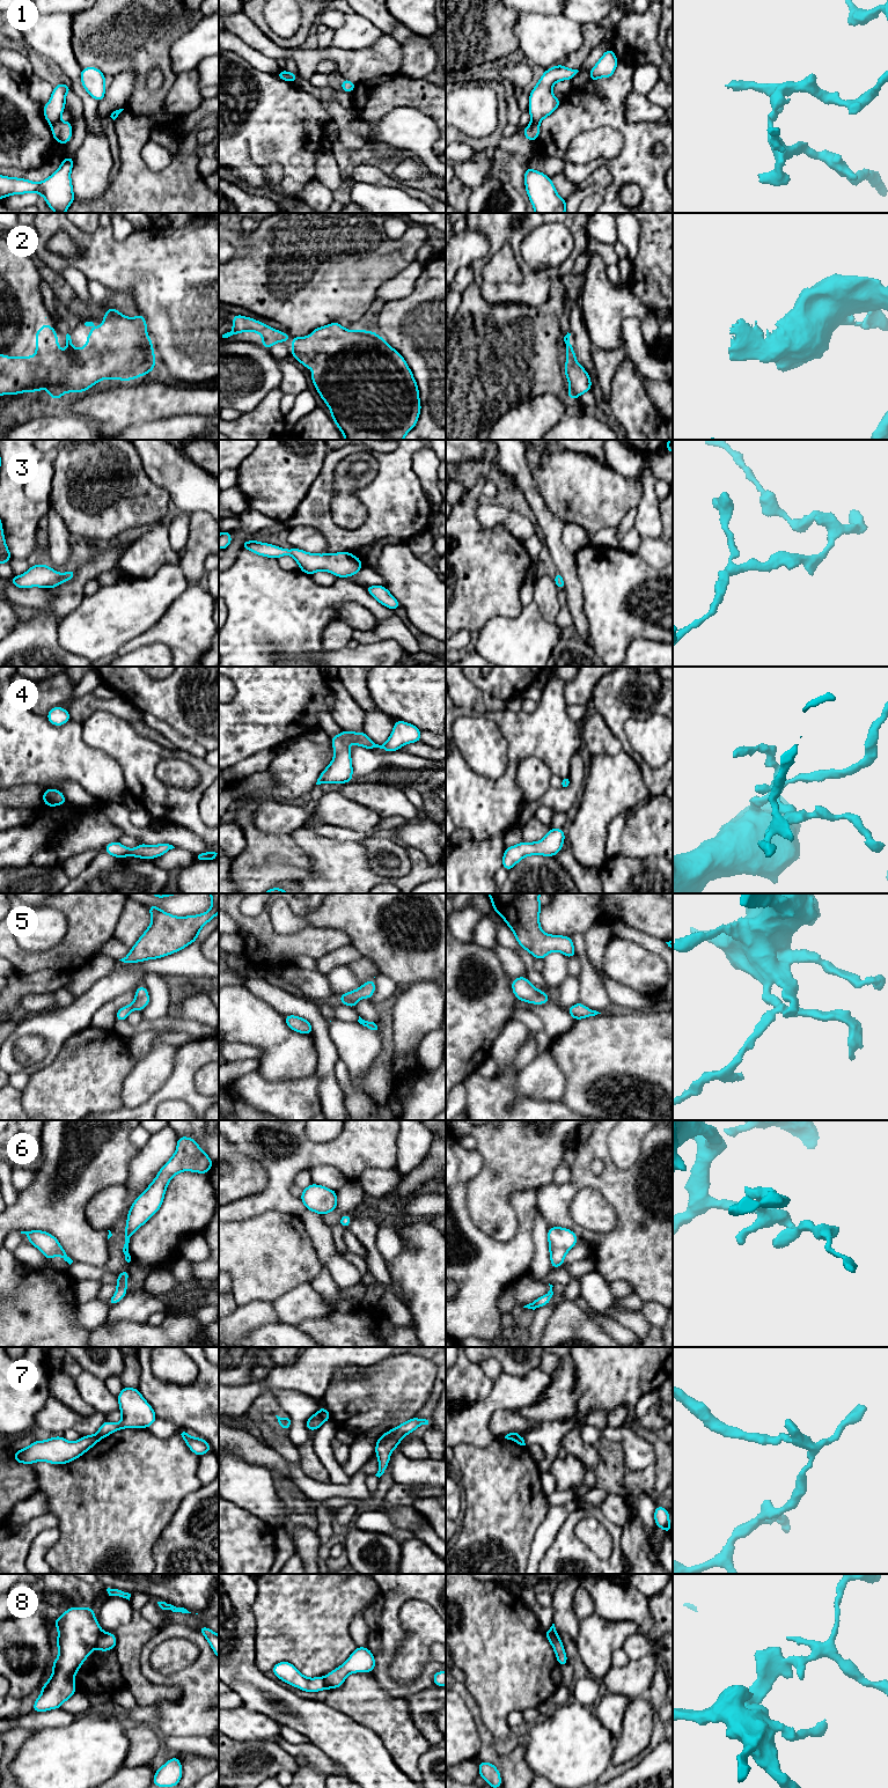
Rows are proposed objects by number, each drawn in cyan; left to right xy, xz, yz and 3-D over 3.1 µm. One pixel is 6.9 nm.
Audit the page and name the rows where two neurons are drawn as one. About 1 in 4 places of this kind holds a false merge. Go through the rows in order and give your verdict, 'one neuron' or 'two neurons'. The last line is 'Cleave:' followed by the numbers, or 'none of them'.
1: two neurons
2: one neuron
3: one neuron
4: one neuron
5: one neuron
6: one neuron
7: two neurons
8: two neurons
Cleave: 1, 7, 8

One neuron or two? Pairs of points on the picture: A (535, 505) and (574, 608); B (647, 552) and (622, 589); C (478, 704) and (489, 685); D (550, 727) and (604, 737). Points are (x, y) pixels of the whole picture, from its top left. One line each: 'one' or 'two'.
A: one
B: two
C: two
D: two

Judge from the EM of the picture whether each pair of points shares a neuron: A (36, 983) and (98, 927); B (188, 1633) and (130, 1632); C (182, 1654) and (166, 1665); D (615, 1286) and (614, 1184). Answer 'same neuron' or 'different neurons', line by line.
A: different neurons
B: different neurons
C: same neuron
D: different neurons

